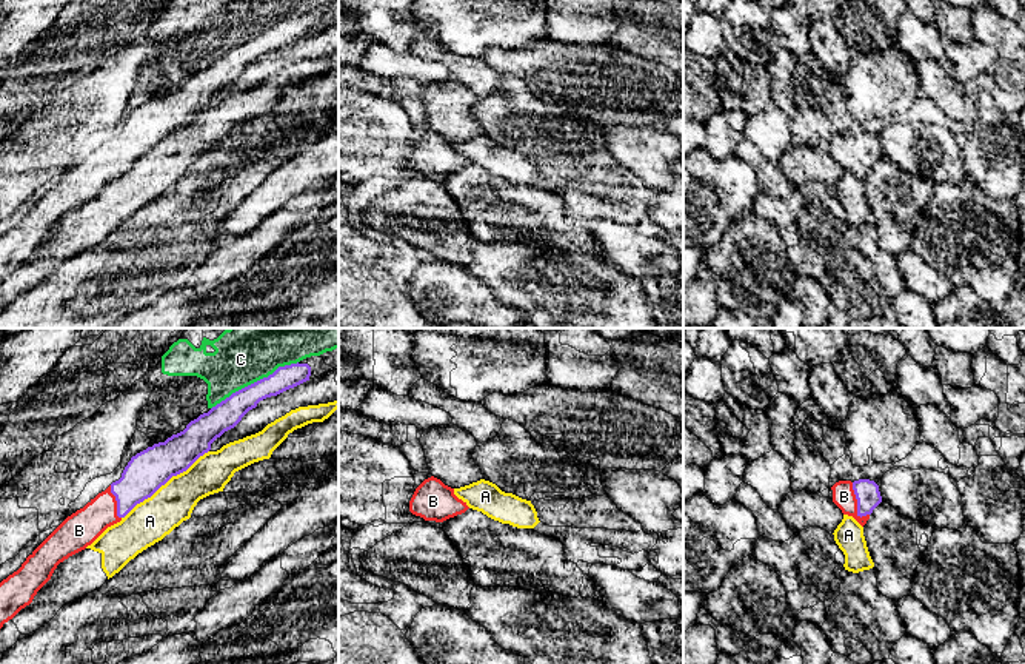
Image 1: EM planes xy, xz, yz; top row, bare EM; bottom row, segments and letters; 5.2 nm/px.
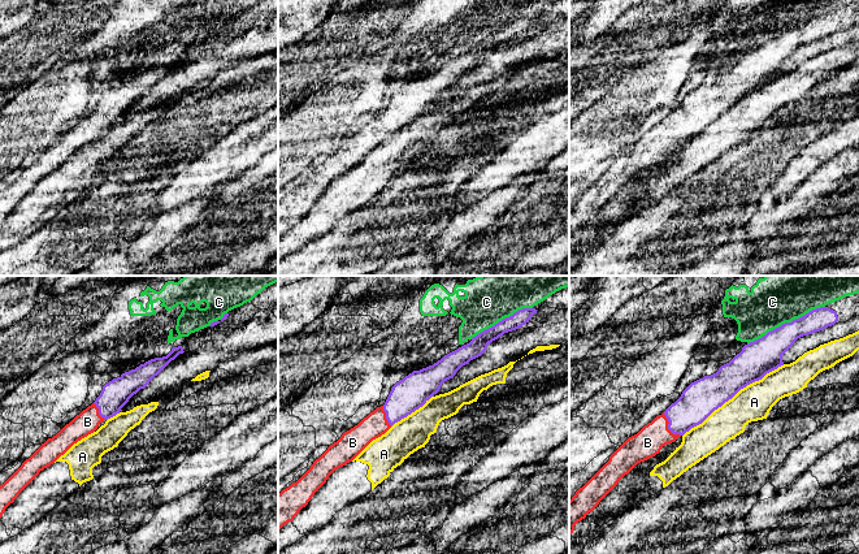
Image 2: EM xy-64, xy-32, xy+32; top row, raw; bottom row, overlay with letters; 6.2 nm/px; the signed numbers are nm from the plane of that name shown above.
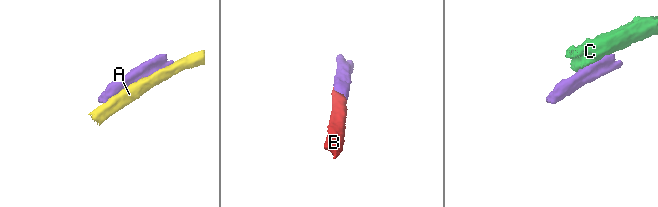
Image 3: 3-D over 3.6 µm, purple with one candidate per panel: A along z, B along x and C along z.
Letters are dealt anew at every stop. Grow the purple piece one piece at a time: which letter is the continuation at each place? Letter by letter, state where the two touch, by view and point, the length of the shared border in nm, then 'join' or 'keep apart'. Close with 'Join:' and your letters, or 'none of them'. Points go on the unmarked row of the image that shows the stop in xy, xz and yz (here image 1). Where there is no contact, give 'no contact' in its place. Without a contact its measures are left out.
A: contact xy (165, 137); length 600 nm; keep apart
B: contact yz (858, 157); length 200 nm; join
C: contact xy (254, 37); length 500 nm; keep apart
Join: B

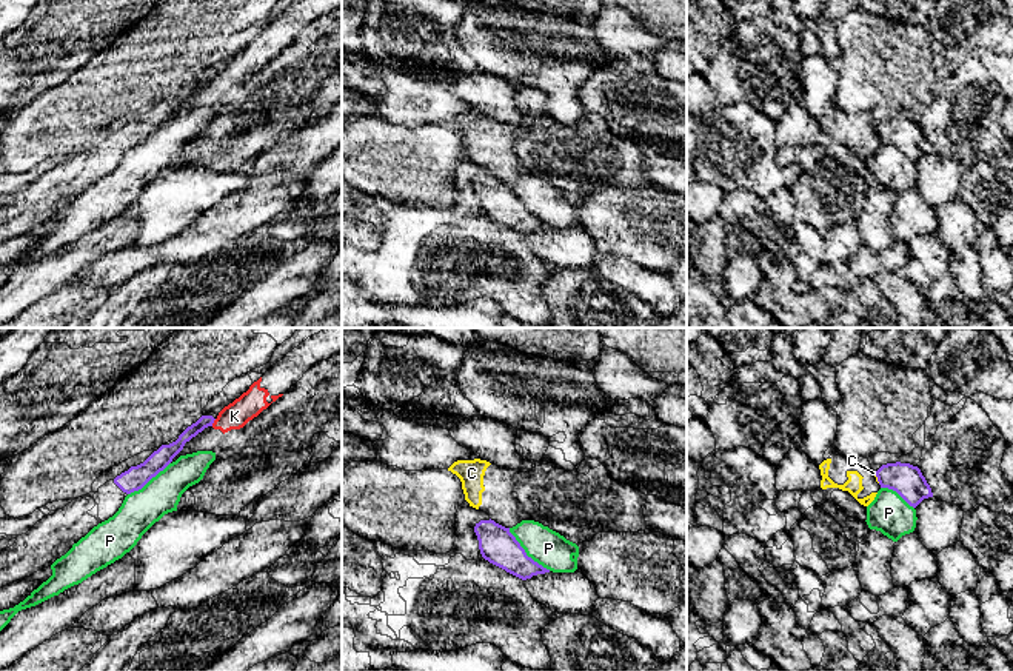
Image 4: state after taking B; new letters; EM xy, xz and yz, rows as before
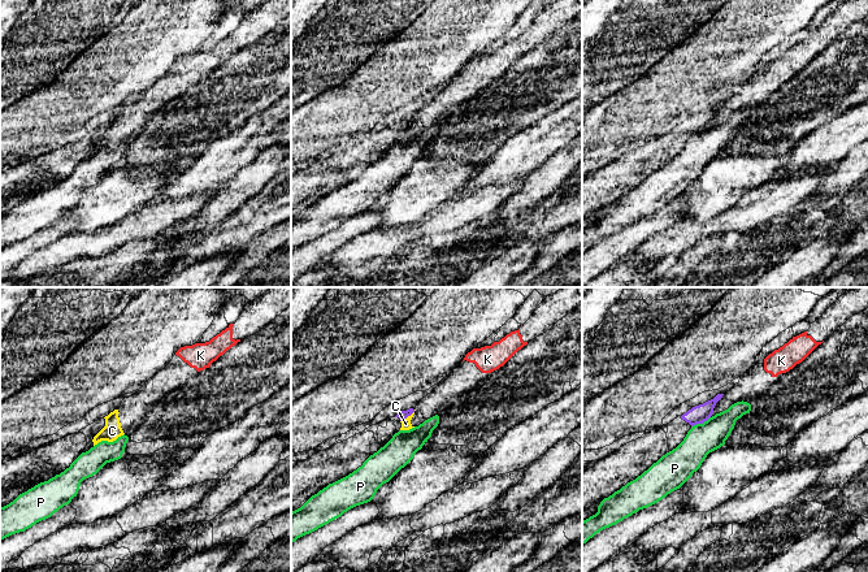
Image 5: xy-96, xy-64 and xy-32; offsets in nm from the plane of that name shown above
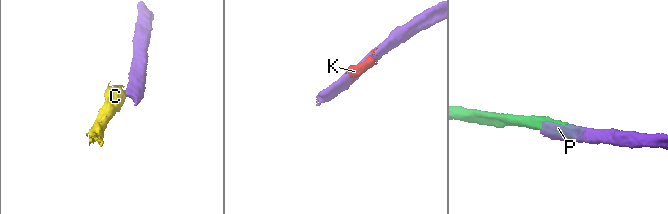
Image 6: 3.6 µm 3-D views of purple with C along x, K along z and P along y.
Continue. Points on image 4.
C: contact yz (876, 131); length 60 nm; keep apart
K: contact xy (213, 77); length 50 nm; keep apart
P: contact xz (525, 208); length 320 nm; keep apart
Join: none of them

